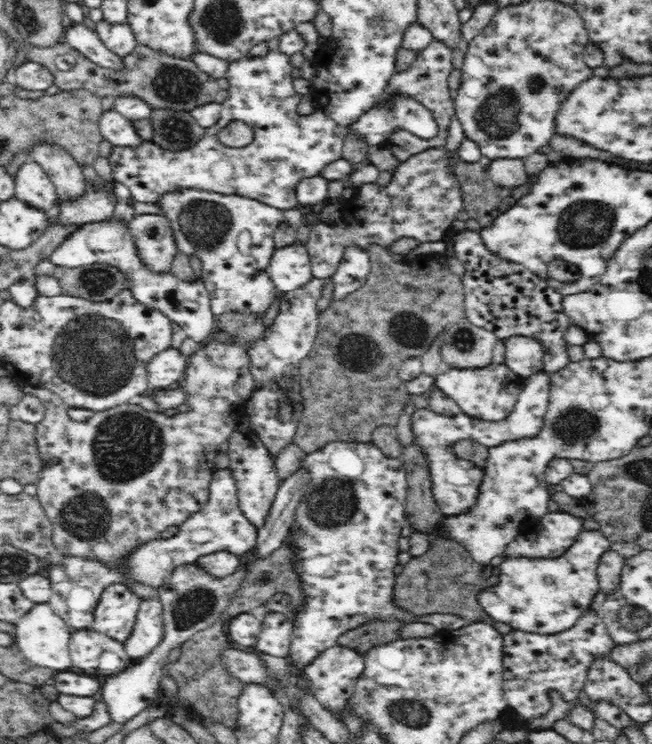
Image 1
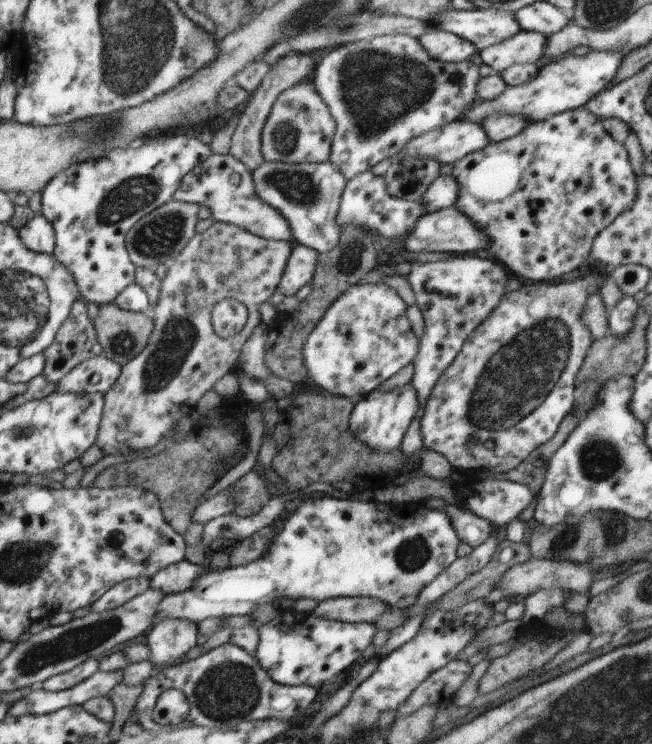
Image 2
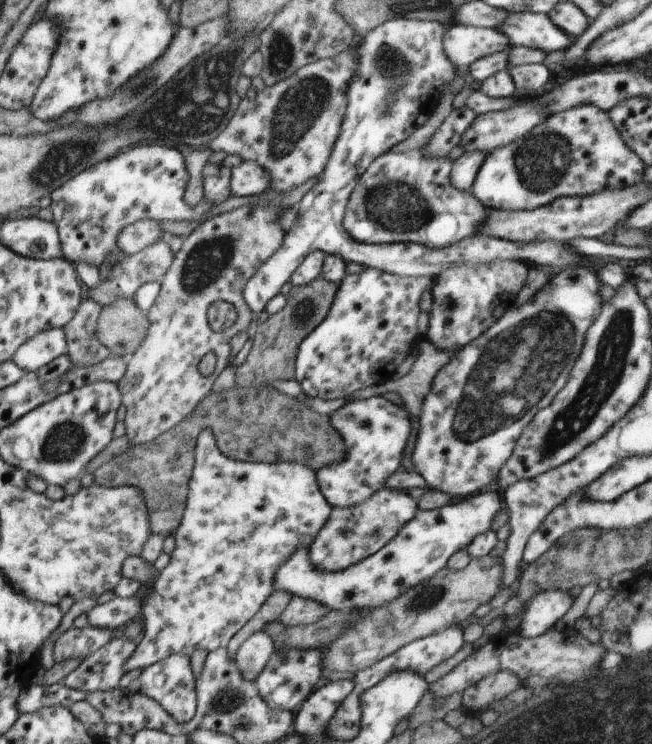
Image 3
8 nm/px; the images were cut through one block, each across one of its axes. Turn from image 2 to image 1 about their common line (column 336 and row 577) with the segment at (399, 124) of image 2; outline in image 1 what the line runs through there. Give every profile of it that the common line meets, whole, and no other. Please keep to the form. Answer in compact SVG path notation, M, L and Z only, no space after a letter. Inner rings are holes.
M216 469L209 484L209 499L206 506L200 508L191 518L178 527L178 533L172 538L164 538L147 543L124 560L131 578L138 585L158 590L178 566L195 563L200 557L226 551L232 555L246 555L257 546L257 528L245 519L239 506L238 487L232 469ZM65 556L60 564L46 567L48 581L52 586L52 596L48 603L52 610L63 617L66 624L76 631L90 628L101 593L109 585L121 584L124 580L124 577L120 577L116 571L110 571L100 562L92 562L92 559L77 558L76 556Z

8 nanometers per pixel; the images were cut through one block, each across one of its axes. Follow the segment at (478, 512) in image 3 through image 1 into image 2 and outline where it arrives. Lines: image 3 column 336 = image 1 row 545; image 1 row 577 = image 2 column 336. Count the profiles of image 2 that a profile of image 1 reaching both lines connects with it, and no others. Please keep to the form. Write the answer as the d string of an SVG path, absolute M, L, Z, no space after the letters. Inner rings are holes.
M303 498L301 506L287 518L267 553L247 566L204 571L189 590L166 593L155 615L154 626L175 619L202 623L212 617L252 615L258 606L278 603L280 598L292 601L307 598L320 602L337 597L369 597L384 601L392 609L410 609L434 578L456 562L456 548L461 538L454 532L455 527L449 508L434 509L422 502L385 504L375 500Z

